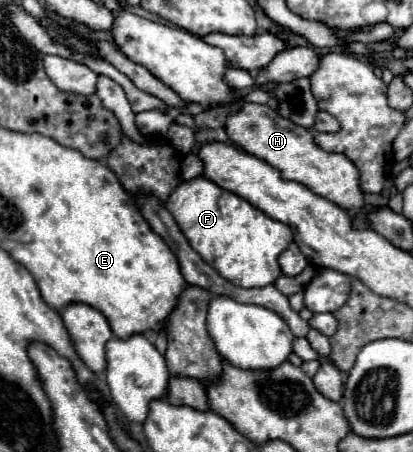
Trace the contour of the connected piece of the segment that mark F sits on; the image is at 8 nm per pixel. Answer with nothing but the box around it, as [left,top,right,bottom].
[166,176,292,288]

